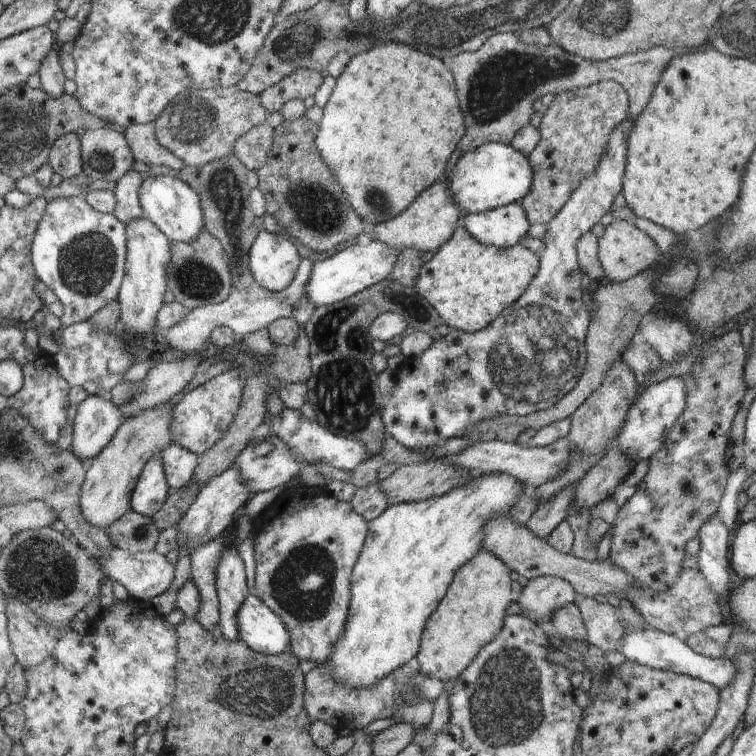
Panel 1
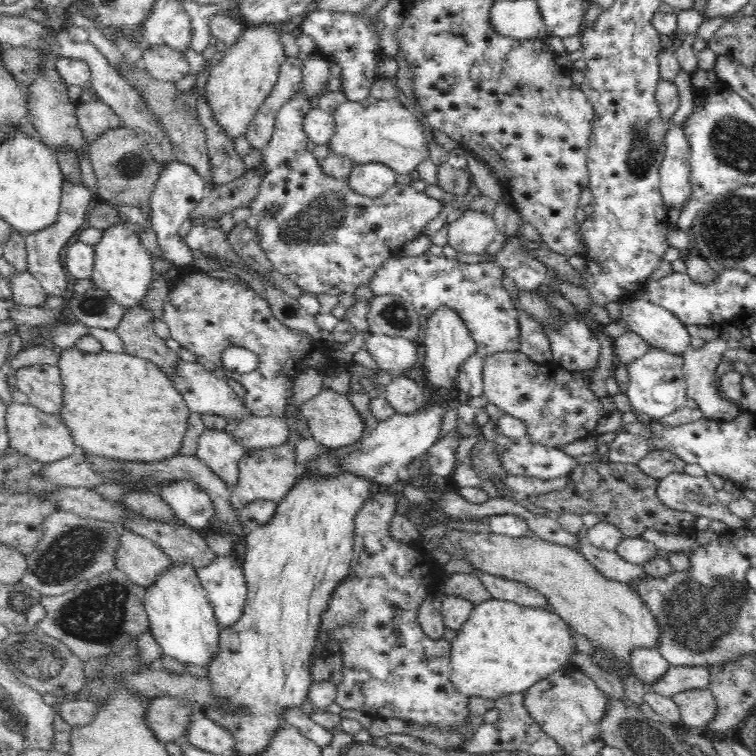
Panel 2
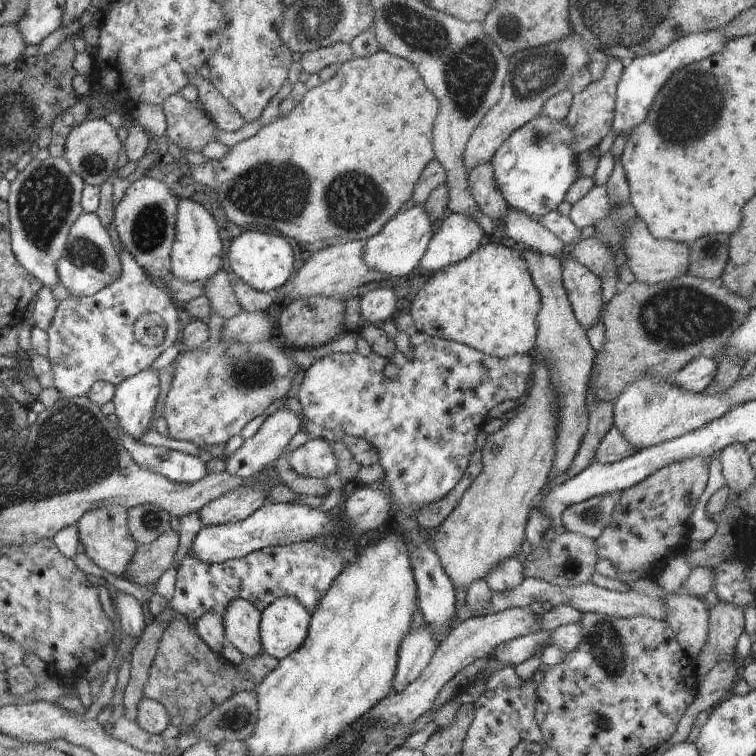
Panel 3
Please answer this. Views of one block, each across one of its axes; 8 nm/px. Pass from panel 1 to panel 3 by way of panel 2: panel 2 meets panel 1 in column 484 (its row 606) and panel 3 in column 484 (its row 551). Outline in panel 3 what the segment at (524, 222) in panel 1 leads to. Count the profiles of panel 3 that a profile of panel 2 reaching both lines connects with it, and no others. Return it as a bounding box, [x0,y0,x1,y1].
[419,212,485,274]

